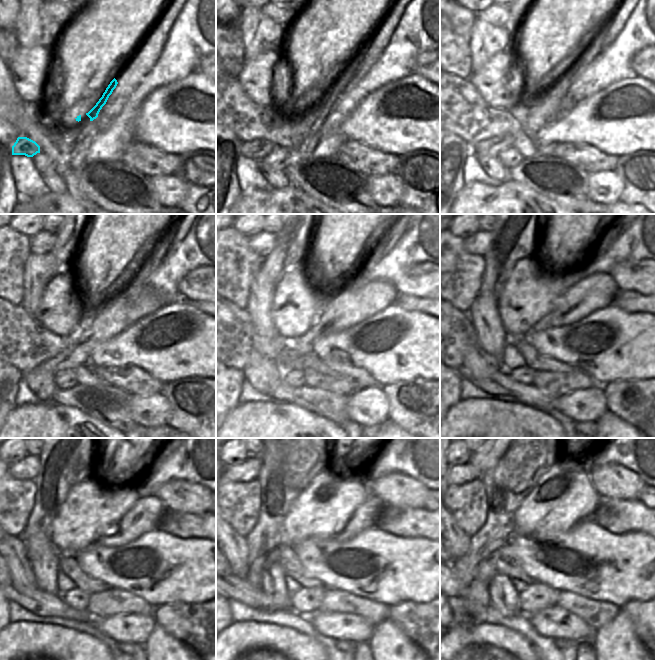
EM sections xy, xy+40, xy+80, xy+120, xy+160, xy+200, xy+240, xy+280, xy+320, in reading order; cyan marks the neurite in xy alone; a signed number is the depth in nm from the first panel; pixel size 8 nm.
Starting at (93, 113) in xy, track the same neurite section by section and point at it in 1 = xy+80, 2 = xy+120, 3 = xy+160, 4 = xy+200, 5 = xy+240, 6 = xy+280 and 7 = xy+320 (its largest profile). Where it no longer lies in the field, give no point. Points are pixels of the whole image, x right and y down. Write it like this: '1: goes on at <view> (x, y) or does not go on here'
1: goes on at xy+80 (543, 107)
2: goes on at xy+120 (116, 313)
3: goes on at xy+160 (355, 304)
4: goes on at xy+200 (598, 290)
5: goes on at xy+240 (145, 515)
6: goes on at xy+280 (366, 516)
7: goes on at xy+320 (519, 585)

